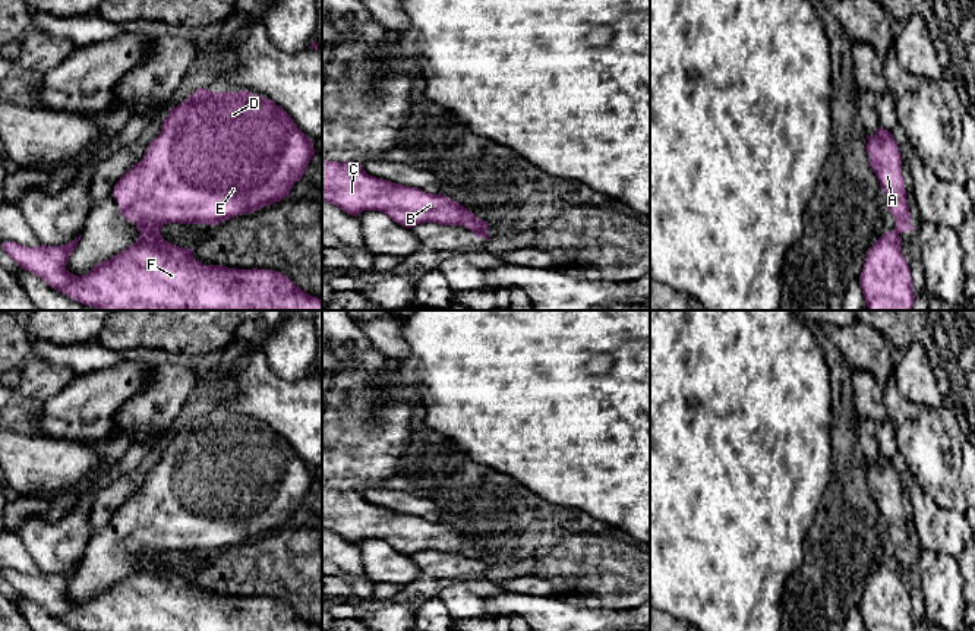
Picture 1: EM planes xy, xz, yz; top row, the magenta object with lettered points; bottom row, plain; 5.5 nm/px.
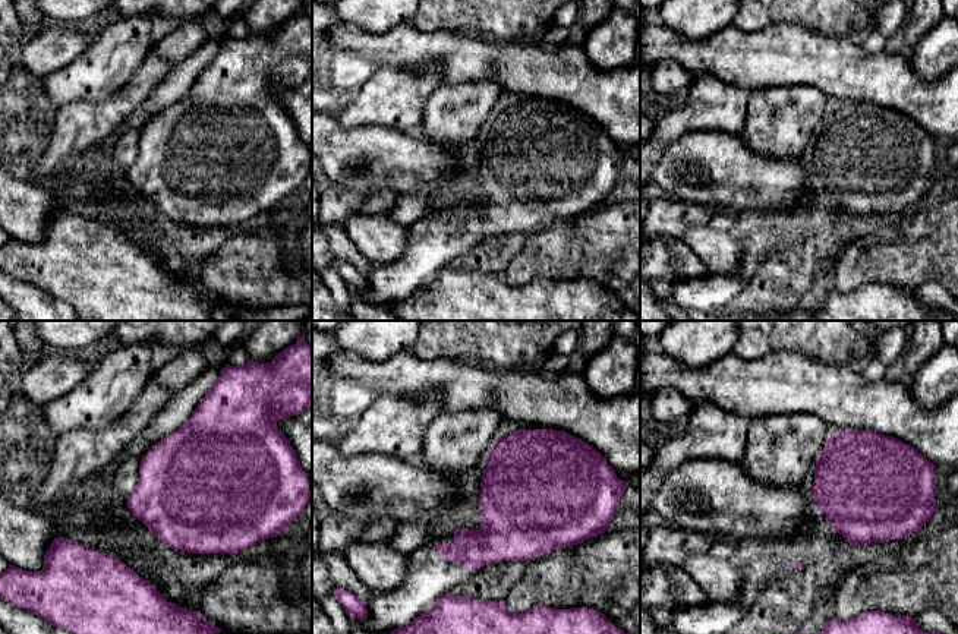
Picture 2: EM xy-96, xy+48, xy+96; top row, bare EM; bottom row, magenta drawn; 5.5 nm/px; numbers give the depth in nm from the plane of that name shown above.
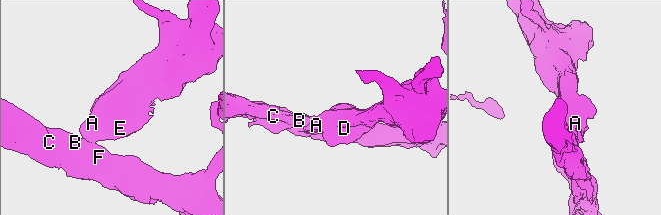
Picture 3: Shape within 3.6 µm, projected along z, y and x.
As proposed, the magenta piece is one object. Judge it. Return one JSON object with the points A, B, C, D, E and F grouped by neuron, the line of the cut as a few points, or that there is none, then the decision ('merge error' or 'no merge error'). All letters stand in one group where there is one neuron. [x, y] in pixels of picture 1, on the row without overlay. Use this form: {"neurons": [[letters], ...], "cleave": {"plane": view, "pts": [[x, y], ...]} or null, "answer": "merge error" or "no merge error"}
{"neurons": [["A", "D", "E"], ["B", "C", "F"]], "cleave": {"plane": "xy", "pts": [[141, 558], [158, 559]]}, "answer": "merge error"}

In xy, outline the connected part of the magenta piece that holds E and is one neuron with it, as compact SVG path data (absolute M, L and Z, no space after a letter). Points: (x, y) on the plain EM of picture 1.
M199 416L170 438L160 463L149 471L143 486L120 505L113 524L120 542L135 550L138 559L161 559L161 555L170 550L215 553L288 524L313 483L312 467L268 425L247 419L212 420Z

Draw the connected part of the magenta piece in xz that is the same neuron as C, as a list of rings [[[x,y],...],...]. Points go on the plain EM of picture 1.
[[[322,486],[322,530],[332,531],[353,545],[363,539],[379,539],[407,556],[420,550],[464,553],[468,558],[489,556],[486,549],[448,524],[376,507],[353,489]]]

